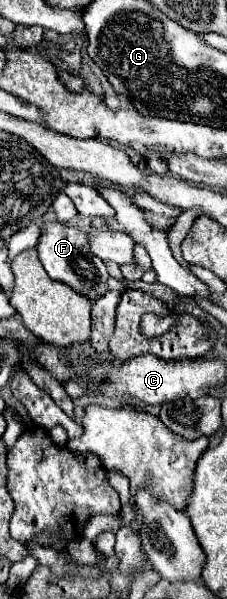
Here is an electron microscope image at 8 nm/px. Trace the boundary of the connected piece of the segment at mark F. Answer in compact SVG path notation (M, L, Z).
M45 222L35 248L37 248L37 254L39 254L43 268L47 270L47 274L53 280L69 284L71 288L89 296L91 300L101 298L109 290L107 288L107 278L109 278L107 268L105 268L103 260L99 260L95 254L91 254L91 248L87 246L85 232L81 232L73 226L65 226L61 222Z

